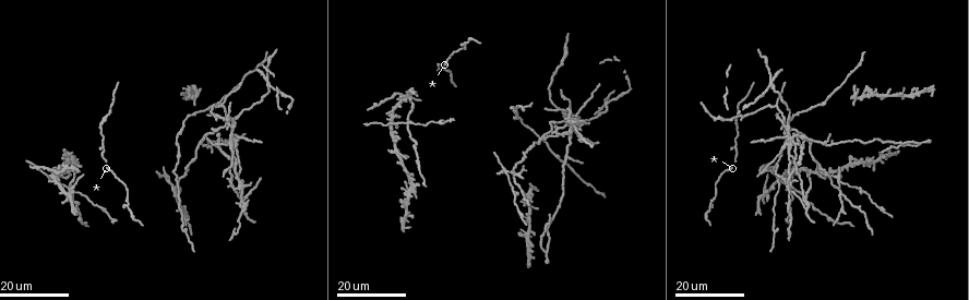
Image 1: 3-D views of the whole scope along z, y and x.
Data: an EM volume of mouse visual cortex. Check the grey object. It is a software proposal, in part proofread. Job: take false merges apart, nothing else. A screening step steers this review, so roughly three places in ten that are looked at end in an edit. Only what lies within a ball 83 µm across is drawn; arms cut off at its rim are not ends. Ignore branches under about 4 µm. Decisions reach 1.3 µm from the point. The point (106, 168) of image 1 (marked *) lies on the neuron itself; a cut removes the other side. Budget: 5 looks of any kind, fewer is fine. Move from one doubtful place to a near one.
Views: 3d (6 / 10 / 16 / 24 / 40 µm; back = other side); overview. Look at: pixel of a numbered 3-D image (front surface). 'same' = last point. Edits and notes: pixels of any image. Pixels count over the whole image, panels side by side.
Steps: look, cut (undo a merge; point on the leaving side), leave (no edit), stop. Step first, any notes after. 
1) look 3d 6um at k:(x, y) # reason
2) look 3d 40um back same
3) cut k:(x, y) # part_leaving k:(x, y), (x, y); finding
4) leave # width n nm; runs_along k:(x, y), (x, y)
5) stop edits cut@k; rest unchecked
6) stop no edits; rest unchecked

look 3d 16um at 1:(796, 113)

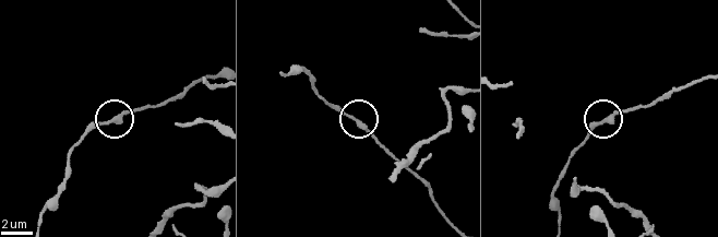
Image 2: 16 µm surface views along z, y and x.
look 3d 6um at 2:(366, 126)

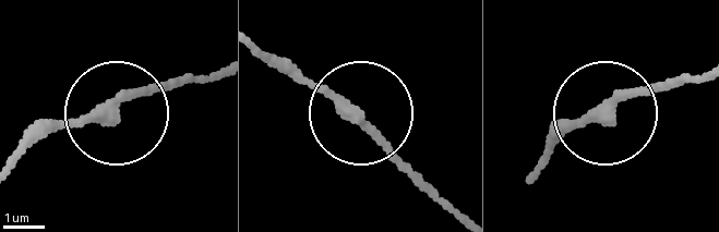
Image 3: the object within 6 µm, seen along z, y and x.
look 3d 6um back at 3:(607, 117) # from behind

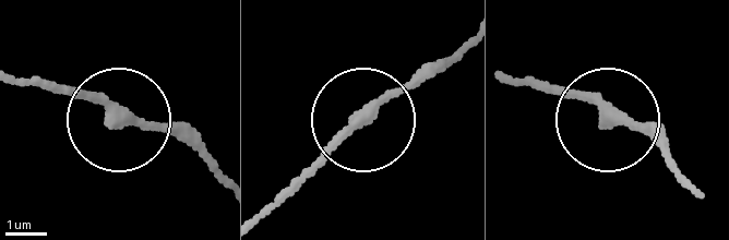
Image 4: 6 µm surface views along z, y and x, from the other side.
leave # width 280 nm; runs_along 4:(691, 189), (646, 133), (527, 78); one neuron here

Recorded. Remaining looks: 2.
look 3d 24um at 1:(176, 192) # two arms in line, one across

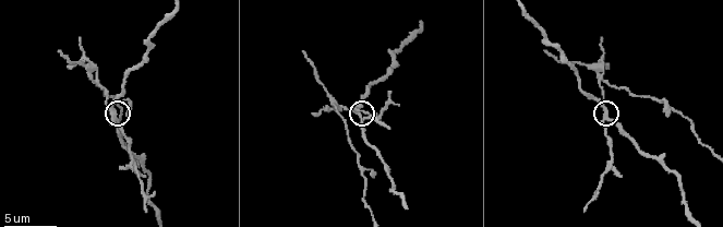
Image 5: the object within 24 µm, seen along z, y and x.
look 3d 6um at 5:(115, 120)

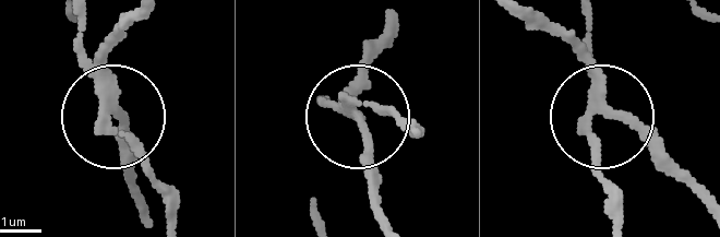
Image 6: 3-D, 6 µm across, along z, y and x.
cut 6:(84, 28) # width 220 nm; part_leaving 6:(97, 85), (76, 15); two neurons meet here

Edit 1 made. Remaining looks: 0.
stop edits cut@6; rest unchecked

